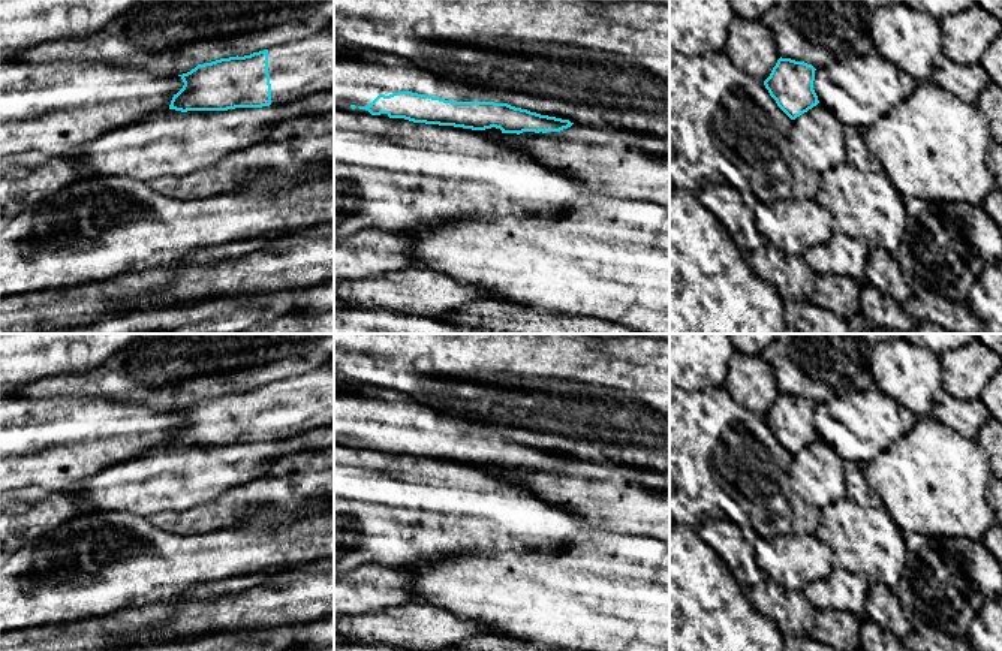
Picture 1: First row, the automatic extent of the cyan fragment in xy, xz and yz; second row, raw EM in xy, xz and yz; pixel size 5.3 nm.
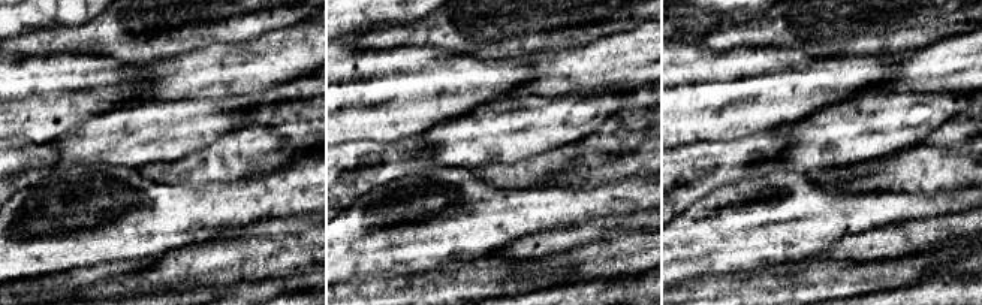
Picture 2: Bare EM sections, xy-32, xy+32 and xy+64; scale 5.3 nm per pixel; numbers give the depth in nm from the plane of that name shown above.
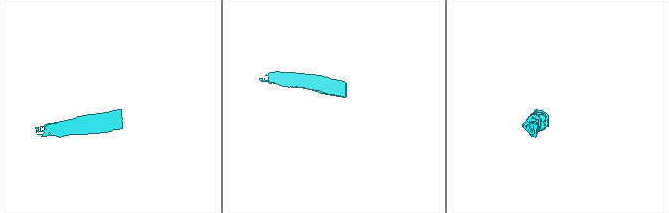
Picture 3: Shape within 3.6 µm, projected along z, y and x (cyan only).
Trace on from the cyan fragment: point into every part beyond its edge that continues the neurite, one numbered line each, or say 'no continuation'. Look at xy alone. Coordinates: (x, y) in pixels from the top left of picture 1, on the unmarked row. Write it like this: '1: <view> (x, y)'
1: xy (300, 403)

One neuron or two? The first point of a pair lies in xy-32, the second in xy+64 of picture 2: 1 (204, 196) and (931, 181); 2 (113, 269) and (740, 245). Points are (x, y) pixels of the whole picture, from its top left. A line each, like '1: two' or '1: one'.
1: two
2: two

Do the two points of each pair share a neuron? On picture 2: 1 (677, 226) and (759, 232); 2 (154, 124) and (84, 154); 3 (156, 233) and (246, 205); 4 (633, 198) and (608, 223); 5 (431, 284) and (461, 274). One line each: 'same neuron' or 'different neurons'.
1: same neuron
2: same neuron
3: same neuron
4: different neurons
5: same neuron

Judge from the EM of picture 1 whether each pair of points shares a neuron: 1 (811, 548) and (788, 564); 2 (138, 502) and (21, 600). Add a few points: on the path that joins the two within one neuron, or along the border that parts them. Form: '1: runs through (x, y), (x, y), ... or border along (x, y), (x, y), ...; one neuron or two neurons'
1: runs through (805, 554), (794, 561); one neuron
2: border along (101, 511), (128, 511), (149, 518); two neurons

